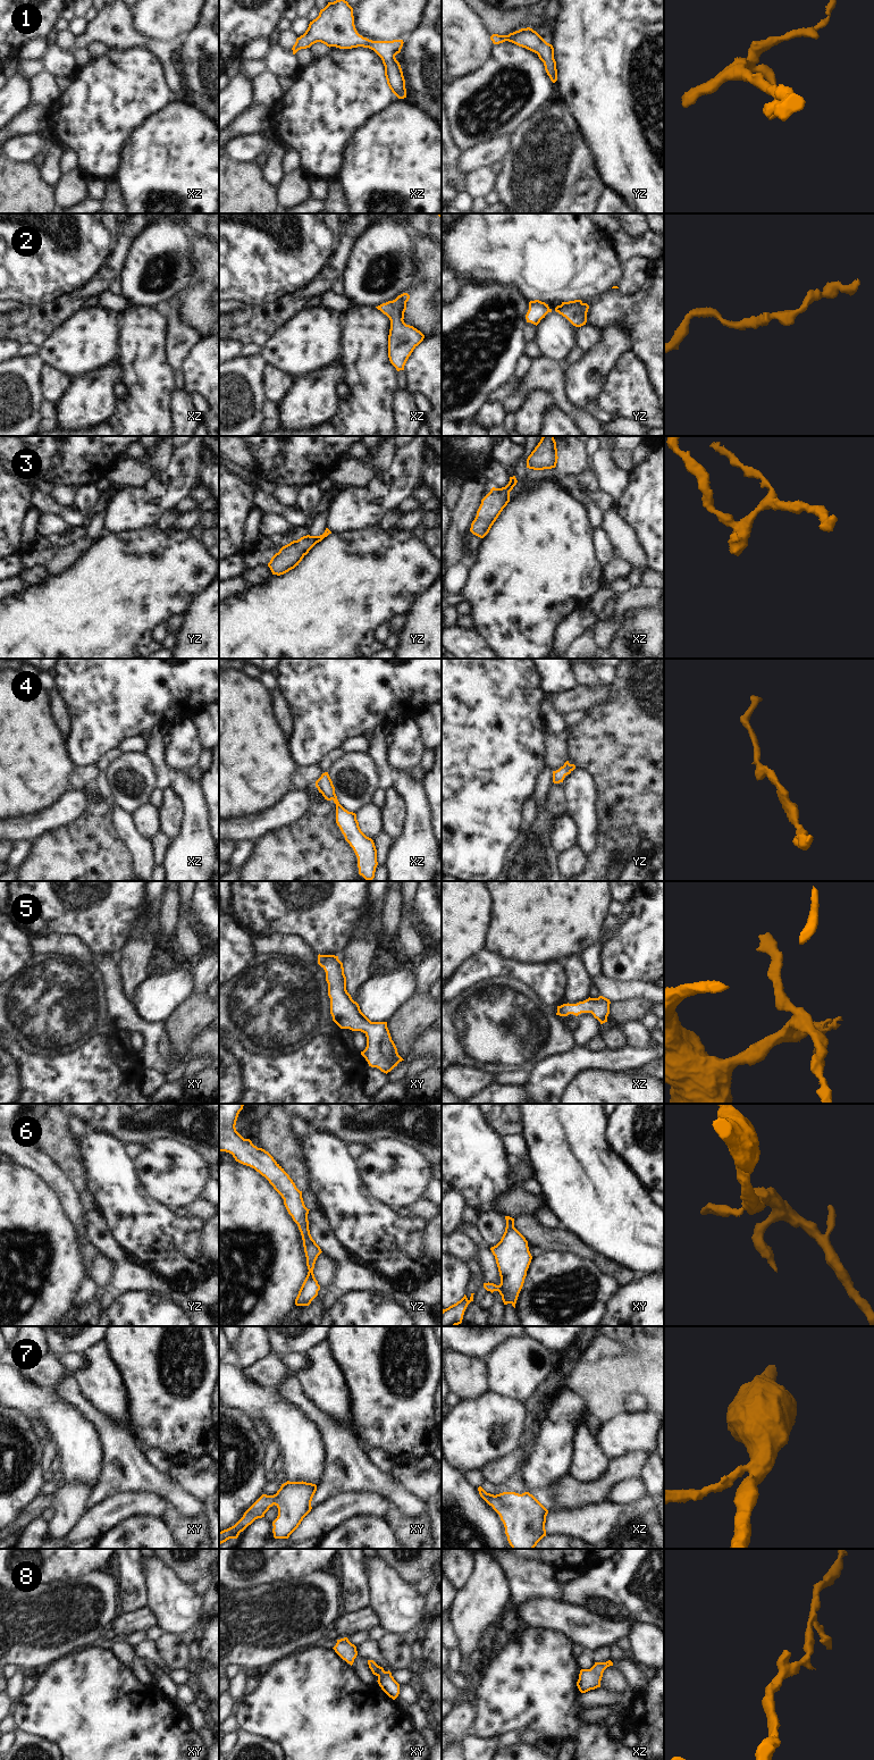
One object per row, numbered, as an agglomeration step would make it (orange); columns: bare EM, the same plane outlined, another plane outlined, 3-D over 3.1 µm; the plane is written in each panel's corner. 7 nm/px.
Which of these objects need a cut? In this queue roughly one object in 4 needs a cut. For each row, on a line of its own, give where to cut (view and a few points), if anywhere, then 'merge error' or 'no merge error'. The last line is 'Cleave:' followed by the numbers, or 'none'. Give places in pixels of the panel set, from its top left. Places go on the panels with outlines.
1: no cut | no merge error
2: no cut | no merge error
3: no cut | no merge error
4: no cut | no merge error
5: no cut | no merge error
6: no cut | no merge error
7: no cut | no merge error
8: no cut | no merge error
Cleave: none

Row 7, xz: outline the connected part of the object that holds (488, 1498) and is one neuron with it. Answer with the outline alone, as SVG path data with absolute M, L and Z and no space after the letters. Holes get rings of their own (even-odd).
M481 1486L478 1491L499 1515L512 1549L533 1549L546 1536L545 1523L548 1510L532 1494L503 1492L494 1495Z

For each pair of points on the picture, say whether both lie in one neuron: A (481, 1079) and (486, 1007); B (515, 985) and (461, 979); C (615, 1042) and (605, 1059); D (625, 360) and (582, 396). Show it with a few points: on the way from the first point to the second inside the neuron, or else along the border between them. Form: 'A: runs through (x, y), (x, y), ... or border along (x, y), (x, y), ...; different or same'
A: border along (456, 1064), (482, 1069); different
B: runs through (502, 977), (475, 977); same
C: border along (625, 1046), (621, 1048), (606, 1048); different
D: border along (621, 354), (593, 399); different

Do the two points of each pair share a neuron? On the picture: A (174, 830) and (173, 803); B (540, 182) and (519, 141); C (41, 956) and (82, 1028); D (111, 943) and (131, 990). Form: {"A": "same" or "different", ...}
{"A": "same", "B": "same", "C": "same", "D": "different"}

